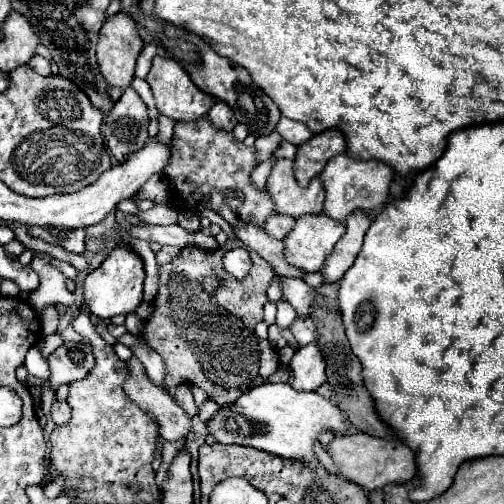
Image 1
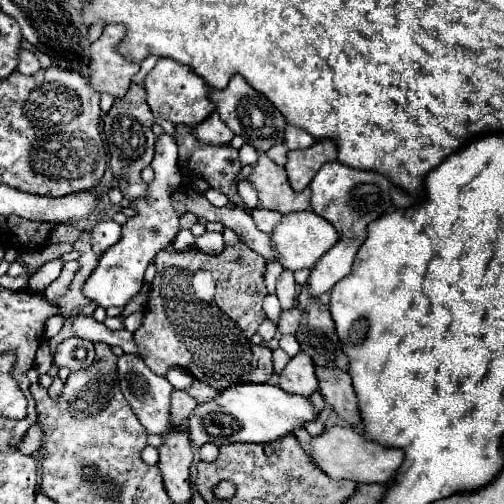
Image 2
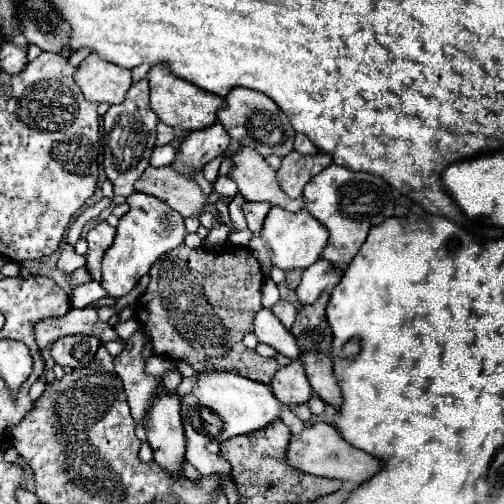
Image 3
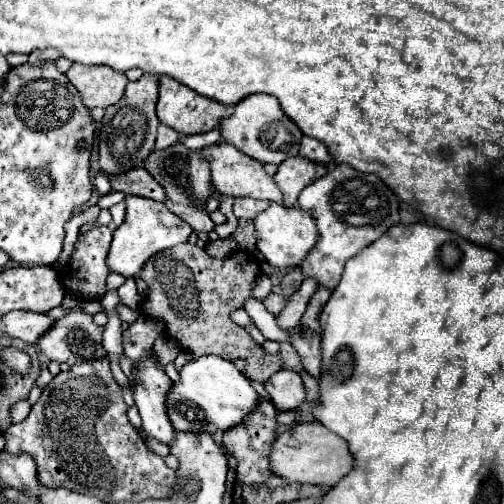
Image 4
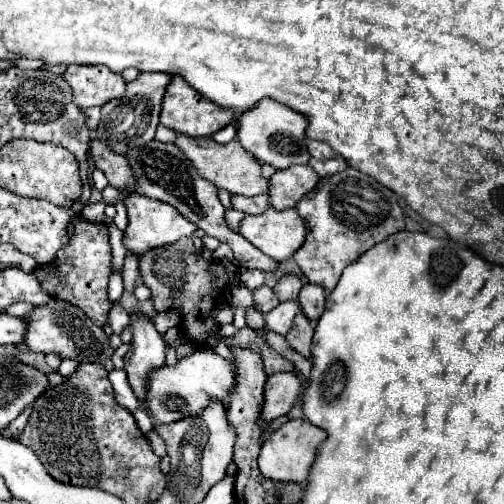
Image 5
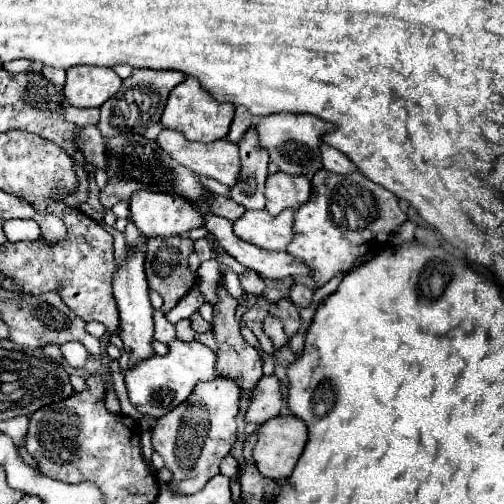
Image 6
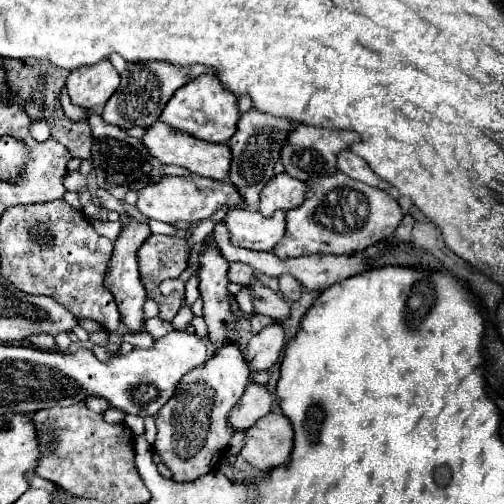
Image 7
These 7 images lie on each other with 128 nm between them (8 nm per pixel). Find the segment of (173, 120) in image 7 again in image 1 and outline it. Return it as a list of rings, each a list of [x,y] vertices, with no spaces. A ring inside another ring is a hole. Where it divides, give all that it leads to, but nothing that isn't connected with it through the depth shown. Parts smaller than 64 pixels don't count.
[[[158,54],[158,56],[152,60],[152,68],[150,68],[148,76],[146,76],[146,82],[150,84],[152,94],[154,94],[154,98],[156,98],[156,108],[158,108],[164,116],[168,116],[168,118],[172,118],[172,120],[192,122],[192,120],[196,120],[198,116],[206,114],[206,112],[214,106],[214,102],[216,102],[214,96],[202,92],[202,90],[190,80],[188,72],[186,72],[174,58],[168,58],[168,56],[162,56],[162,54]]]

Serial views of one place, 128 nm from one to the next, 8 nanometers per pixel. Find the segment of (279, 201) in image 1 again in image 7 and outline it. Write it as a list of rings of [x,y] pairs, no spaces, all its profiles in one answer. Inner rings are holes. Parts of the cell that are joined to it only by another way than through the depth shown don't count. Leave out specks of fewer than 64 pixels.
[[[164,122],[152,124],[152,128],[148,128],[146,136],[142,138],[142,142],[152,152],[152,156],[162,160],[162,164],[182,166],[194,174],[200,174],[200,176],[206,176],[212,180],[222,180],[222,182],[228,180],[228,172],[230,172],[230,164],[232,164],[232,152],[230,152],[228,144],[212,144],[212,142],[198,140],[194,136],[188,136],[186,132],[176,132],[174,128],[170,128]]]

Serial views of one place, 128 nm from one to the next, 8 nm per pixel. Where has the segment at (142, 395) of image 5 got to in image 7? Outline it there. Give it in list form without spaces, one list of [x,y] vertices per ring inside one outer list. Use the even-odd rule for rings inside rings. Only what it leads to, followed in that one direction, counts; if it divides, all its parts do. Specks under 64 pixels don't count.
[[[130,218],[126,222],[124,230],[120,232],[118,240],[114,242],[114,254],[110,258],[108,272],[106,272],[106,278],[104,278],[104,286],[116,298],[116,304],[118,304],[118,310],[120,310],[120,316],[122,316],[124,326],[128,330],[132,330],[132,332],[140,332],[140,328],[144,326],[146,290],[144,290],[144,284],[142,284],[142,278],[140,278],[140,270],[138,270],[138,250],[146,242],[148,234],[150,234],[150,230],[148,230],[146,224],[140,224],[134,218]]]

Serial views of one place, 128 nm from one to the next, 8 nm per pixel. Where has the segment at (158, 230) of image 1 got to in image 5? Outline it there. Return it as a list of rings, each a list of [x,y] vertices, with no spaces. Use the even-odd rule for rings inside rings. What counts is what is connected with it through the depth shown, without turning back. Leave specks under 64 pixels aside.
[[[84,220],[74,222],[74,236],[70,242],[56,254],[56,260],[50,264],[38,266],[36,276],[42,282],[42,288],[58,300],[66,300],[80,310],[84,310],[98,326],[108,322],[108,278],[110,278],[110,244],[108,244],[108,226],[106,224],[92,224]]]

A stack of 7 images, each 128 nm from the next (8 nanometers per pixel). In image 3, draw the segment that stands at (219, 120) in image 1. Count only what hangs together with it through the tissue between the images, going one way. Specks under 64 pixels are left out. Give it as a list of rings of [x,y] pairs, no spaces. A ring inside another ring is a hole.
[[[218,122],[204,130],[192,130],[186,134],[186,140],[180,146],[178,160],[174,160],[170,166],[180,174],[190,176],[190,168],[202,170],[206,162],[214,160],[216,156],[222,156],[228,144],[230,136],[228,132],[224,132],[224,126],[220,126]]]

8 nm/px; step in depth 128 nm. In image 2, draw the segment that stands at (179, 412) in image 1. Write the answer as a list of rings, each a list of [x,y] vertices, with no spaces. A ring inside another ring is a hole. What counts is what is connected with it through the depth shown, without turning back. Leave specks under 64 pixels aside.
[[[123,354],[118,358],[118,384],[124,398],[128,400],[128,404],[132,406],[134,414],[138,416],[138,420],[142,422],[142,426],[150,432],[150,434],[166,434],[170,432],[170,422],[172,422],[172,414],[170,414],[170,394],[172,394],[172,386],[166,378],[162,376],[154,376],[154,372],[146,366],[142,358],[135,354]]]

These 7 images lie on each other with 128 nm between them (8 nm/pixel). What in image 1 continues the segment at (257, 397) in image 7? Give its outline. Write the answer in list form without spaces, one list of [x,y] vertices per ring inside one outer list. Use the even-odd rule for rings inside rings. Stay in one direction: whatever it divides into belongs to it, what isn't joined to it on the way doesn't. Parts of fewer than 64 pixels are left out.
[[[308,344],[308,346],[302,346],[300,350],[296,350],[296,354],[290,362],[290,370],[292,370],[290,384],[296,390],[304,390],[304,392],[318,390],[318,386],[322,386],[326,382],[326,364],[324,364],[320,346]]]

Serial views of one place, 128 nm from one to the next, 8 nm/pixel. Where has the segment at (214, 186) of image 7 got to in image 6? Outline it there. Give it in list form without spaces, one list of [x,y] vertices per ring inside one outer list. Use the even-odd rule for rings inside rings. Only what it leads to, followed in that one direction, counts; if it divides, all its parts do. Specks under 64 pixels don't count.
[[[134,192],[130,198],[132,222],[144,238],[170,238],[202,226],[200,212],[180,200],[160,192]],[[216,194],[208,196],[210,198],[210,210],[218,216],[224,216],[228,220],[238,220],[244,214],[244,208],[240,204],[236,204],[232,198],[222,198]]]

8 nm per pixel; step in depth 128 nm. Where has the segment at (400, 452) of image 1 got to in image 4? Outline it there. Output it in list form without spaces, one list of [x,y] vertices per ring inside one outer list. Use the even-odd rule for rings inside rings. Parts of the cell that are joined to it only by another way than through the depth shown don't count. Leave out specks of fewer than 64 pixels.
[[[310,422],[310,424],[296,424],[290,432],[284,432],[276,438],[270,454],[270,468],[284,480],[334,486],[348,472],[352,472],[354,468],[352,458],[354,456],[350,454],[346,442],[340,436],[324,428],[320,422]]]

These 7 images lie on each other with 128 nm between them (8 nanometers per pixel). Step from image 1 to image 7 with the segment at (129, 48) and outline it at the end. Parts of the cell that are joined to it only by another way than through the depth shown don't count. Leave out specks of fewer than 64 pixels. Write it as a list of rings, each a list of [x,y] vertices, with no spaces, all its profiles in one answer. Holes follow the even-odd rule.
[[[108,60],[76,68],[70,72],[66,80],[72,104],[88,110],[100,110],[108,102],[108,98],[116,92],[118,84],[120,76]]]

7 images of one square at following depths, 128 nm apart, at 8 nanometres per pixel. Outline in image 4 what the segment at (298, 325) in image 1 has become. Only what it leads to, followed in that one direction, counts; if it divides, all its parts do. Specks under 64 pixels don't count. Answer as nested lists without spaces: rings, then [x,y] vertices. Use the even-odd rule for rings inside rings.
[[[270,294],[270,296],[264,300],[264,306],[266,306],[266,308],[274,314],[274,316],[278,316],[278,314],[284,310],[286,302],[288,302],[288,298],[286,298],[286,296],[280,296],[280,294]]]

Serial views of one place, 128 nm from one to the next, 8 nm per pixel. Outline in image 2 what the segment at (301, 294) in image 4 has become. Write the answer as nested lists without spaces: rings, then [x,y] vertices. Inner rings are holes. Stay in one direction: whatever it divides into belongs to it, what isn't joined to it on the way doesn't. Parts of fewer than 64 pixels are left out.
[[[338,240],[338,244],[318,260],[318,266],[312,268],[312,274],[308,278],[310,294],[320,296],[328,292],[338,280],[346,278],[352,270],[358,248],[360,240]]]

